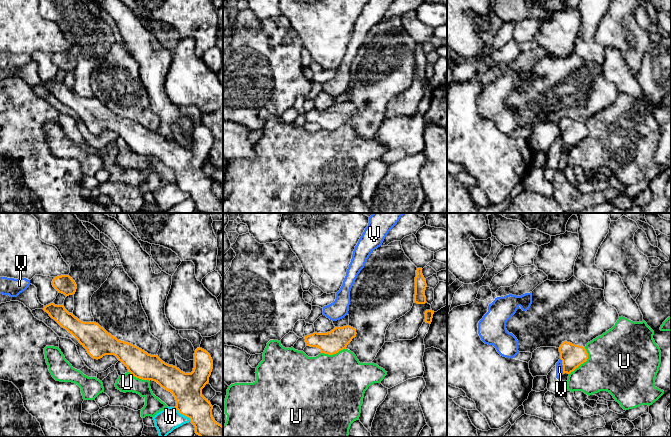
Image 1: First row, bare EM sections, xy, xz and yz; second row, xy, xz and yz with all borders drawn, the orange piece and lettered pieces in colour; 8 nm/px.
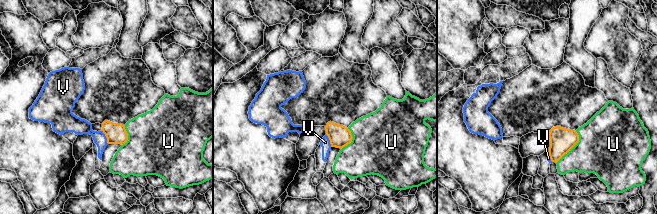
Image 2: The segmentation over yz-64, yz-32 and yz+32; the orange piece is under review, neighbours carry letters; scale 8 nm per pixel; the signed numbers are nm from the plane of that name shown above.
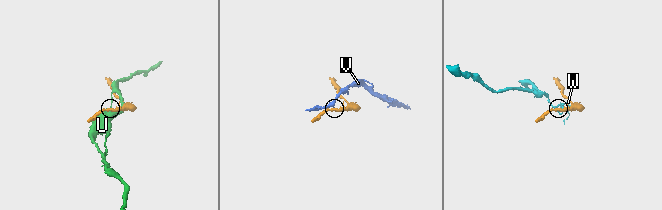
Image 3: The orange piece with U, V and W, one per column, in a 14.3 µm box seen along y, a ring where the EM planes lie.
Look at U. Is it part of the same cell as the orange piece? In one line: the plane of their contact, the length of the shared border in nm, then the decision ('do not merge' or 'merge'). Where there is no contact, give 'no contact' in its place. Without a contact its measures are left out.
yz | 260 nm | do not merge

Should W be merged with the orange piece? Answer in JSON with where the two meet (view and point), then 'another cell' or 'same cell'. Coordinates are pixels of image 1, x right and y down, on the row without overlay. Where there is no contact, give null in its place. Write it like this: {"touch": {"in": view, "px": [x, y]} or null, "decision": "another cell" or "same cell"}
{"touch": {"in": "xy", "px": [183, 190]}, "decision": "another cell"}

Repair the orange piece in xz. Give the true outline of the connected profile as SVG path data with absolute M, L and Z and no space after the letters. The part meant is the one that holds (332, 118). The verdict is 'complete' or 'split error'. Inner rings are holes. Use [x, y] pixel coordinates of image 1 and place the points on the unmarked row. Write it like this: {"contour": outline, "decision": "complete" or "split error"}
{"contour": "M346 101L335 103L327 109L317 109L304 112L306 122L317 123L321 129L333 131L346 125L347 121L356 113L356 105Z", "decision": "complete"}

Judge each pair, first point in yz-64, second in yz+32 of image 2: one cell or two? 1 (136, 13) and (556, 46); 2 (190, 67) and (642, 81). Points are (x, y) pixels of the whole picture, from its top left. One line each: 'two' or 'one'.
1: two
2: one

